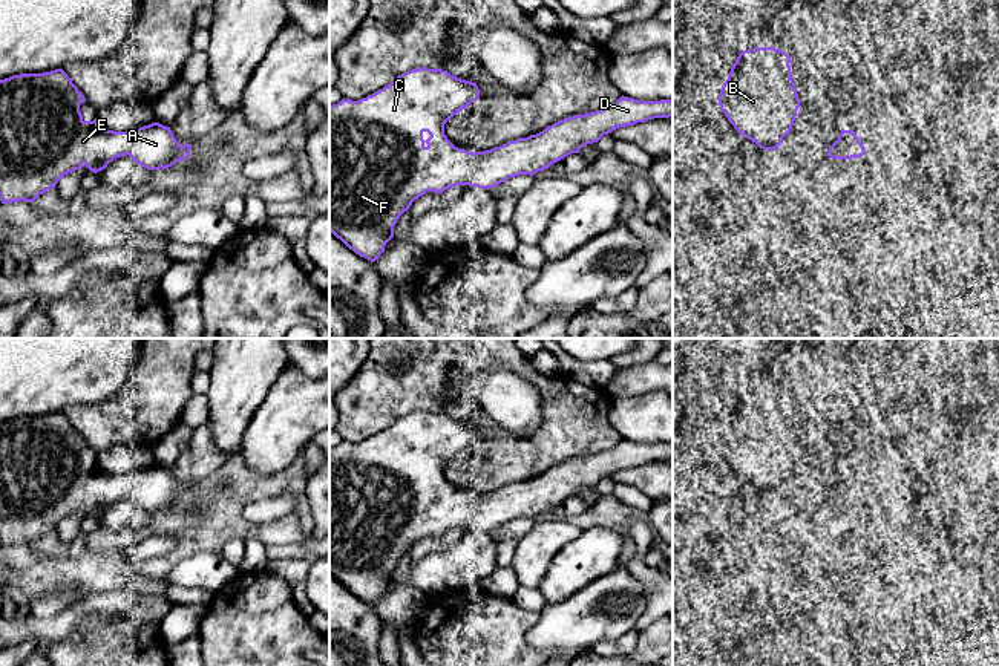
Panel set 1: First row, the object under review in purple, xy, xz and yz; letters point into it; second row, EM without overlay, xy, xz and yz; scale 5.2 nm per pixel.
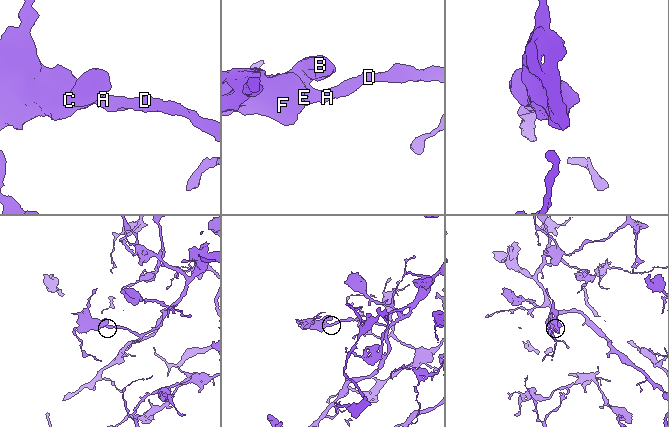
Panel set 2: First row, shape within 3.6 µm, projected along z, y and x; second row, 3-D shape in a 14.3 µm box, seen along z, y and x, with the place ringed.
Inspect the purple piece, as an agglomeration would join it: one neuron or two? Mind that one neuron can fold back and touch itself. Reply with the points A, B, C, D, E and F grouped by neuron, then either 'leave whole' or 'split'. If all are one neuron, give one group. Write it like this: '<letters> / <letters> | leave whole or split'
A B C D E F | leave whole

